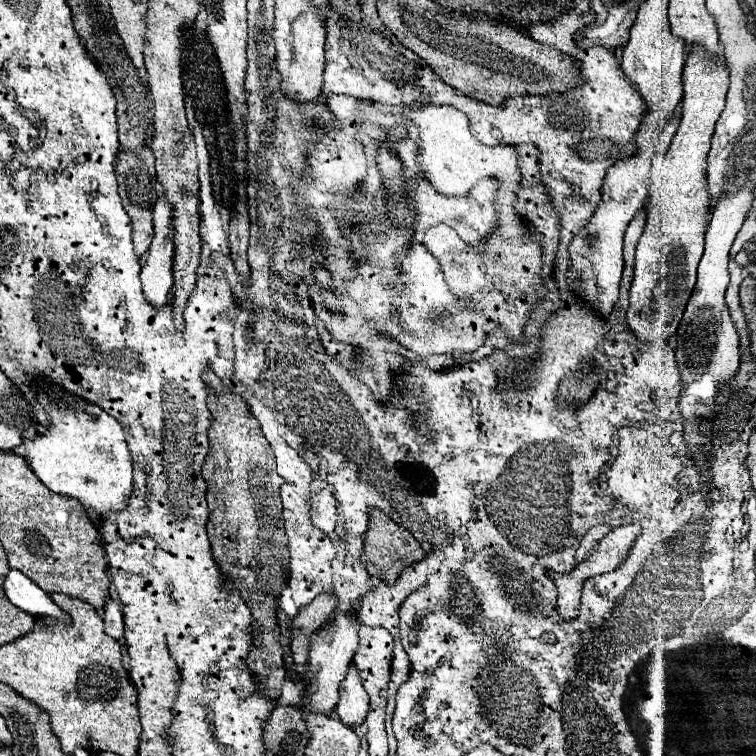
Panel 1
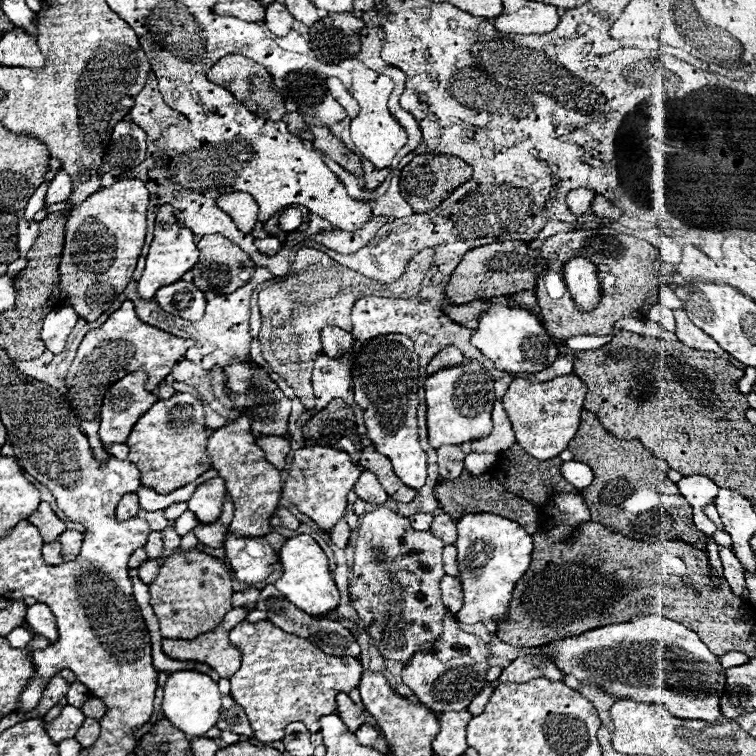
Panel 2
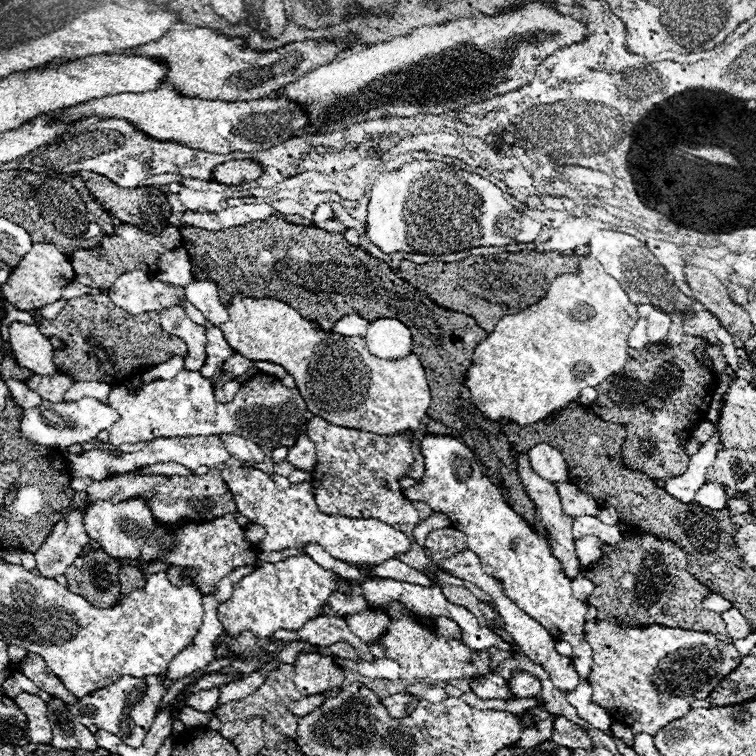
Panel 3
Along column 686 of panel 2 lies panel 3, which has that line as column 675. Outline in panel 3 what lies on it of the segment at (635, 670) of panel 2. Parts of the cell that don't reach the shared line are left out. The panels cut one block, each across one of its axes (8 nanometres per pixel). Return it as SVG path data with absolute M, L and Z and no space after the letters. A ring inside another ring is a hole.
M586 622L586 640L594 650L592 672L586 678L592 686L592 700L608 710L616 722L624 722L634 734L656 734L668 722L682 718L690 704L704 700L720 684L724 676L736 670L742 662L742 654L730 642L720 642L710 632L680 630L666 626L646 626L646 628L620 628L614 622Z

